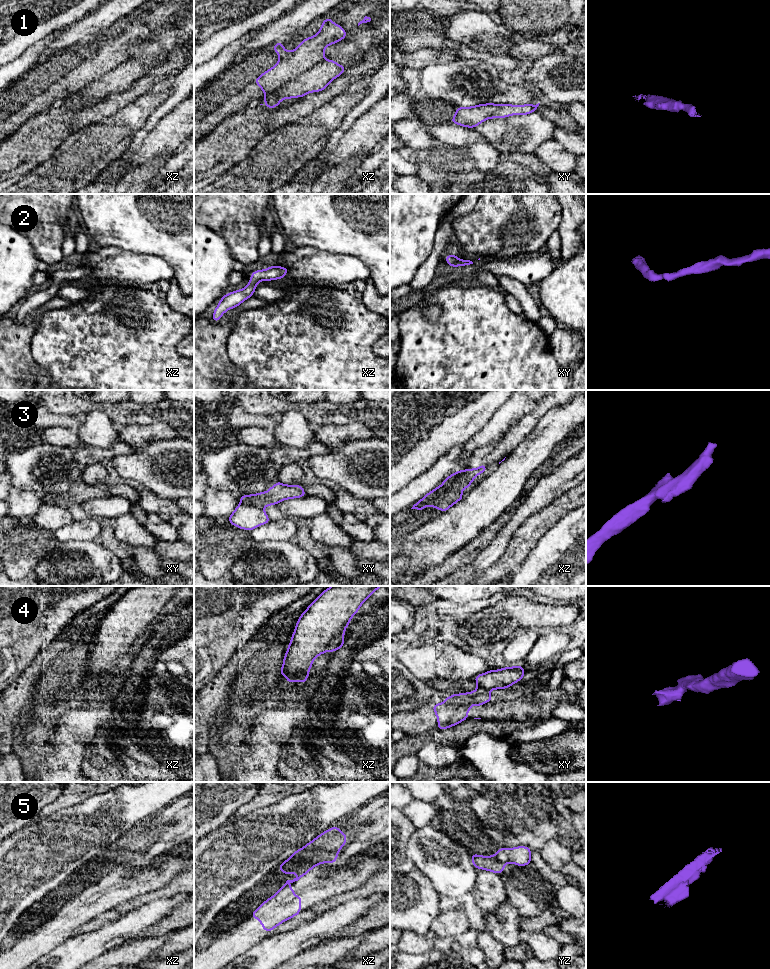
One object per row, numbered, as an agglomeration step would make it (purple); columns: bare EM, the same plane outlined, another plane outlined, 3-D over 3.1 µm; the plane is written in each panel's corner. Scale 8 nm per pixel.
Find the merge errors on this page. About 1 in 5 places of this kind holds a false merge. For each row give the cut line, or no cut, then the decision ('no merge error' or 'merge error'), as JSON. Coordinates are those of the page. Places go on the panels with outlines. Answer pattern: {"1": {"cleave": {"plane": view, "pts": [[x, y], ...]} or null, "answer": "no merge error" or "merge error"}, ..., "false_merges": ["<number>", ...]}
{"1": {"cleave": {"plane": "xz", "pts": [[323, 59], [277, 89], [265, 94]]}, "answer": "merge error"}, "2": {"cleave": null, "answer": "no merge error"}, "3": {"cleave": {"plane": "xz", "pts": [[467, 470], [430, 504]]}, "answer": "merge error"}, "4": {"cleave": {"plane": "xy", "pts": [[479, 686], [487, 692]]}, "answer": "merge error"}, "5": {"cleave": {"plane": "yz", "pts": [[495, 854], [504, 863]]}, "answer": "merge error"}, "false_merges": ["1", "3", "4", "5"]}

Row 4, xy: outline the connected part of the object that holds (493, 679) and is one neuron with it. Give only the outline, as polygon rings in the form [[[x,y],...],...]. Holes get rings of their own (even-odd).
[[[520,666],[505,667],[500,670],[489,670],[475,676],[478,686],[487,692],[494,689],[505,689],[523,679],[525,669]]]

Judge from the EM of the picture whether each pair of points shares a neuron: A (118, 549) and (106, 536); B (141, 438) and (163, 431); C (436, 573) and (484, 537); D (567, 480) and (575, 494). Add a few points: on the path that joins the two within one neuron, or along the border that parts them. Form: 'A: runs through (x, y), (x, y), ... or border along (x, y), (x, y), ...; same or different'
A: runs through (115, 546), (108, 539); same
B: runs through (146, 434), (158, 431); same
C: runs through (448, 567), (472, 549); same
D: border along (575, 485), (553, 501); different

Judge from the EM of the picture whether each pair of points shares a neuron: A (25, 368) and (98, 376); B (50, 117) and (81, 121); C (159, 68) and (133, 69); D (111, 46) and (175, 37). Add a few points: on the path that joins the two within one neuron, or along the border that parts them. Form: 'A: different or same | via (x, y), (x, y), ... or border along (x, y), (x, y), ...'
A: different | border along (31, 351), (32, 358), (48, 372), (51, 379)
B: different | border along (92, 106), (82, 108), (74, 116), (73, 131)
C: same | via (153, 70), (139, 70)
D: different | border along (160, 28), (133, 44), (127, 59)

